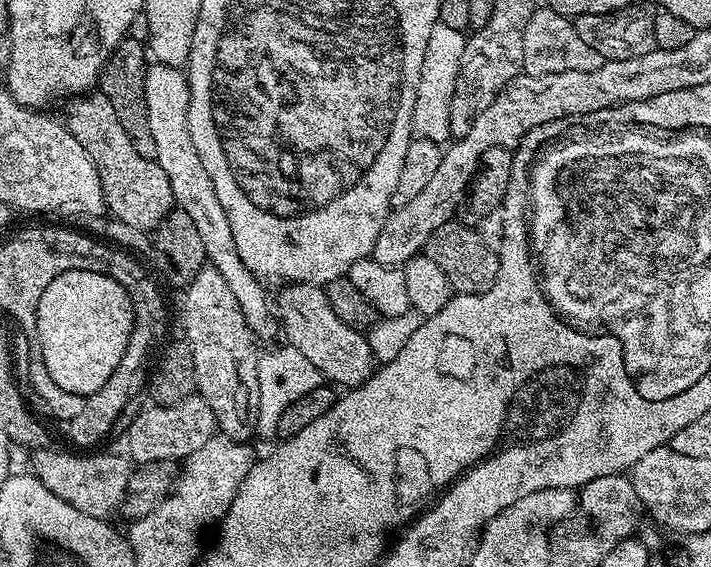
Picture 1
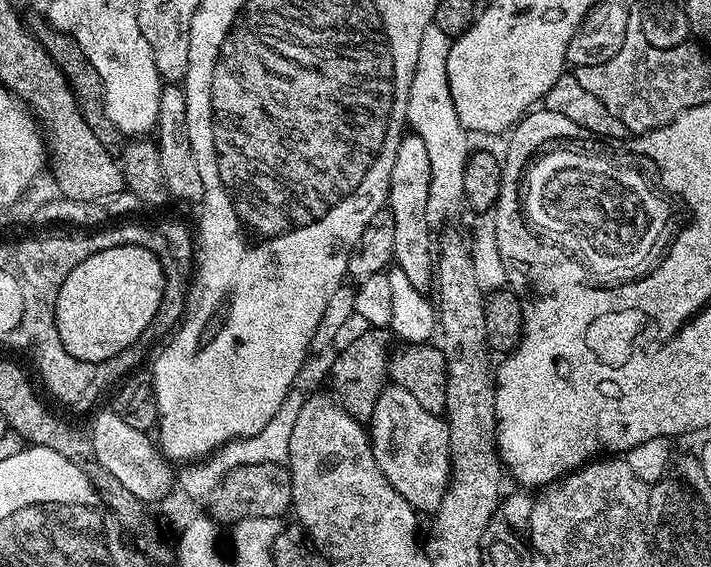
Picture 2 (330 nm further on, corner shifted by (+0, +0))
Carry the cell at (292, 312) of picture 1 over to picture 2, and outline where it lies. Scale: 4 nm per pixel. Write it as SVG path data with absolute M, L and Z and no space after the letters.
M388 386L374 406L367 430L378 470L382 470L386 482L390 482L390 486L394 486L417 513L435 513L452 479L447 419L423 409L410 390Z

